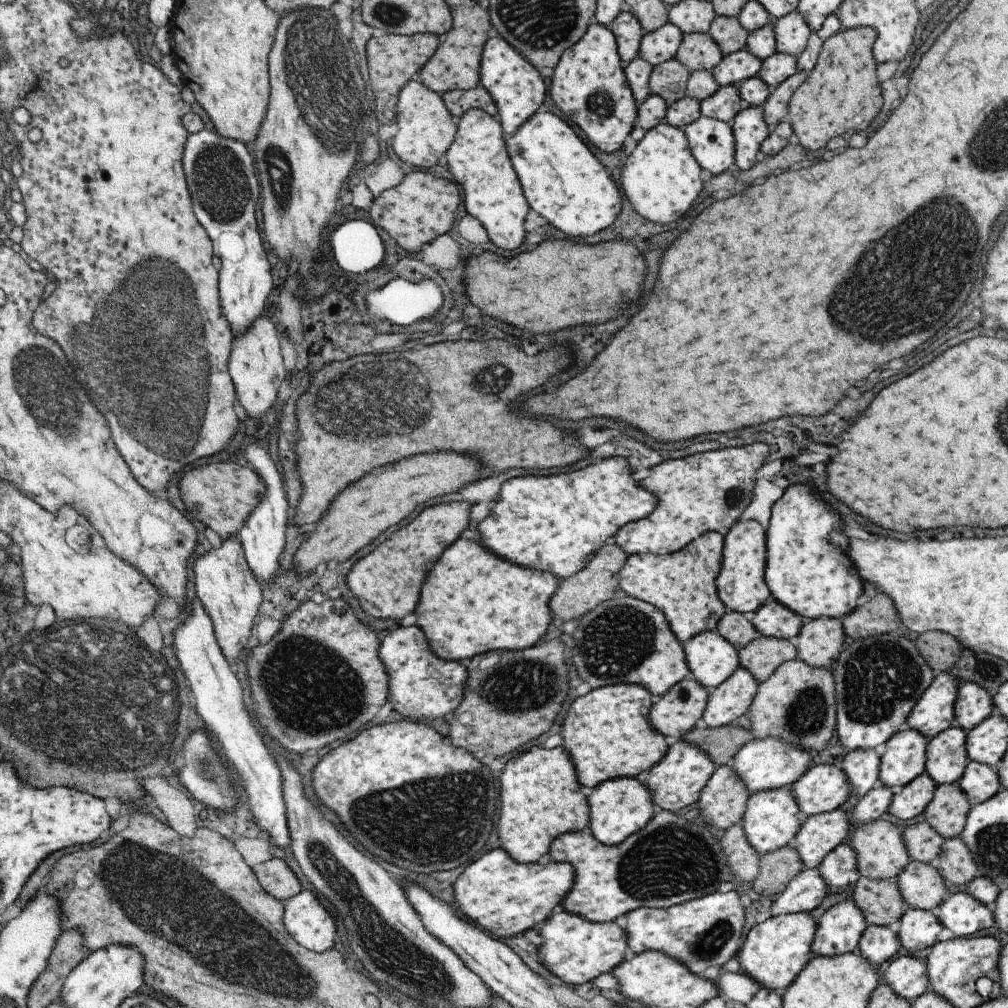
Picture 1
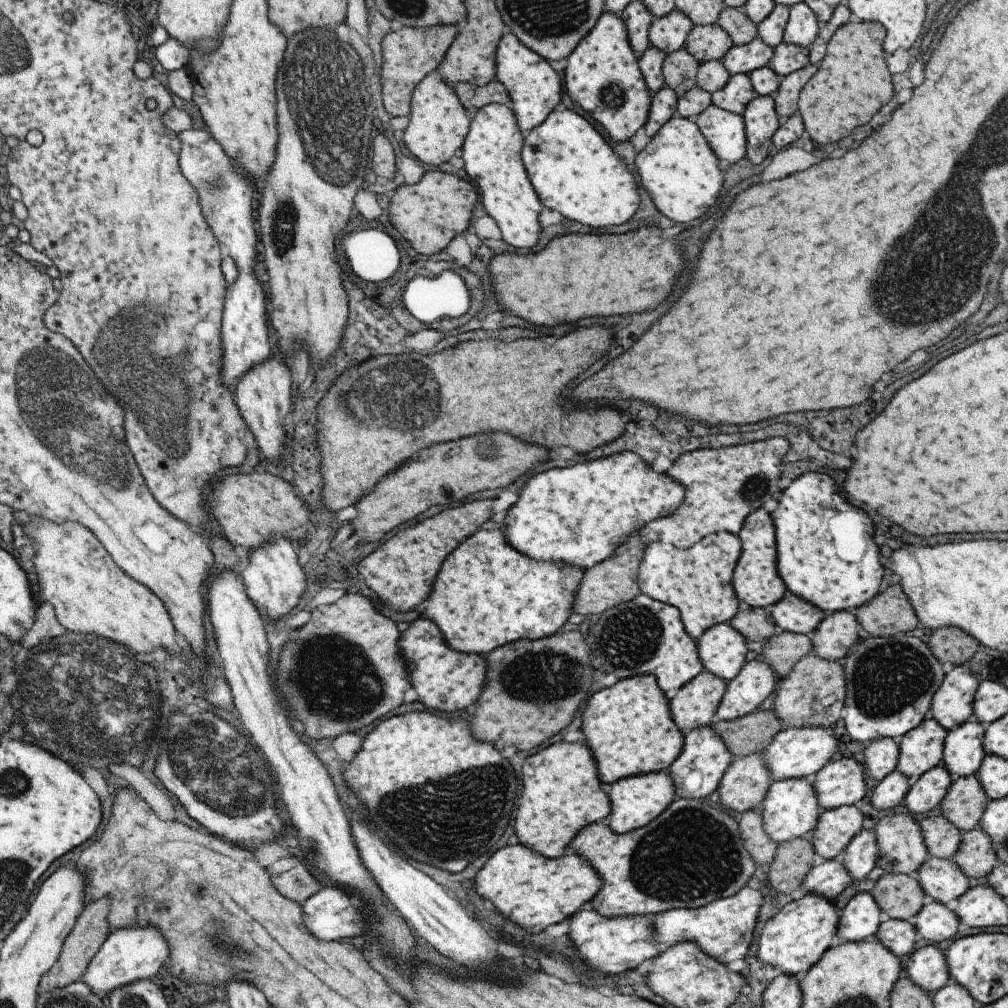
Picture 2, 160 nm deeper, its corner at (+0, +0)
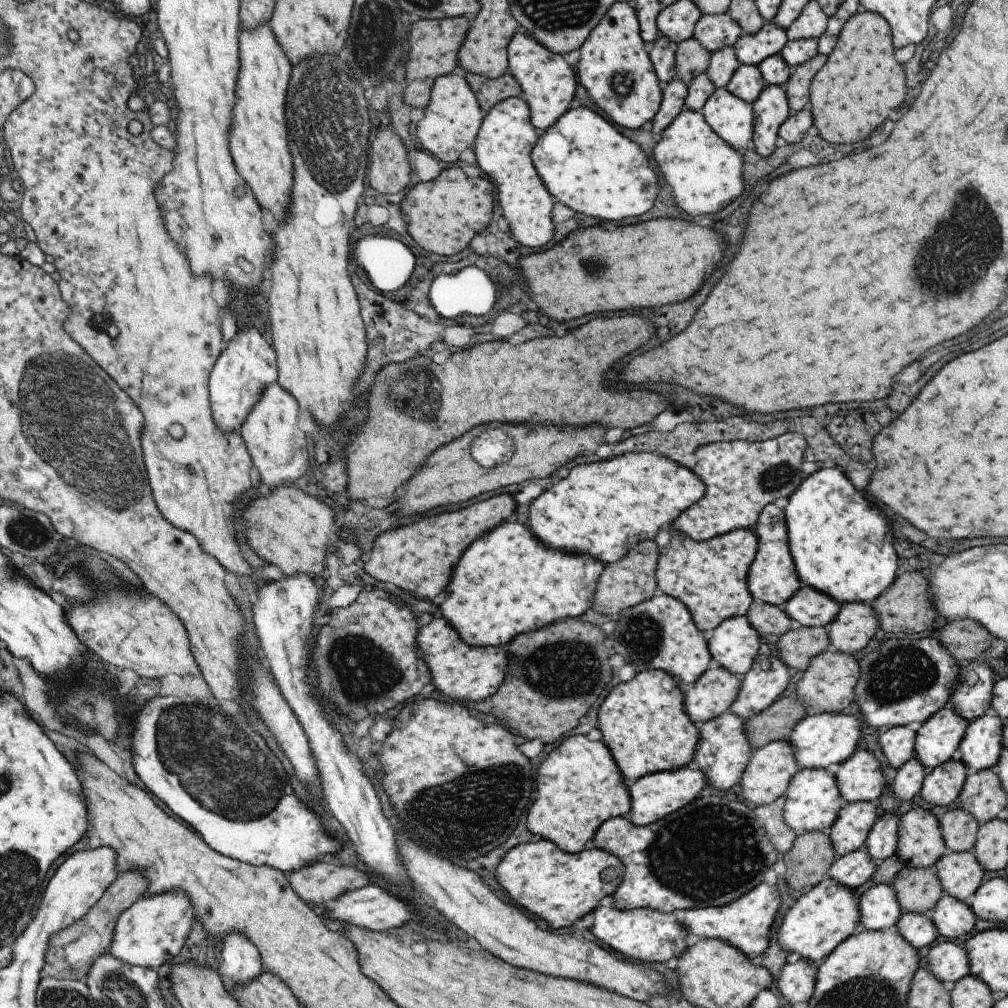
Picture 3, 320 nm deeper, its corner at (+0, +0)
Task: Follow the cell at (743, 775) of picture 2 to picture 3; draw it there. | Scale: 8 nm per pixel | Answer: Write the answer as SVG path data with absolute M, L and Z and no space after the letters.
M786 739L771 741L765 746L753 750L749 762L738 780L738 784L741 786L741 794L746 800L744 802L751 802L753 806L759 806L783 796L790 783L790 778L799 769L797 761L794 759L794 752Z

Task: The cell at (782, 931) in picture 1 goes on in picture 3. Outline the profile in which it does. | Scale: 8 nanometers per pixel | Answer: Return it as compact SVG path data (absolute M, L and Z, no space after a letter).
M825 876L805 894L802 894L787 910L777 930L780 947L789 953L795 952L811 963L821 962L849 935L860 929L858 896L854 890Z

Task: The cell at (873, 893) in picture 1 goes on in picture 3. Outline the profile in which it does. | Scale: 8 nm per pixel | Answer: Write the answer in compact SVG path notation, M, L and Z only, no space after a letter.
M904 866L892 879L891 886L898 905L907 913L928 914L941 898L942 886L933 866Z

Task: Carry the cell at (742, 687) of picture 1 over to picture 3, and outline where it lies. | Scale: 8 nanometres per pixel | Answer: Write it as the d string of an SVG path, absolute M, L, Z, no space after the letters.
M757 655L753 659L751 668L741 677L738 695L729 705L728 710L744 720L765 710L770 704L773 704L775 700L779 698L779 694L787 688L787 682L789 682L791 673L792 671L788 666L781 662L778 657L773 655L768 657Z

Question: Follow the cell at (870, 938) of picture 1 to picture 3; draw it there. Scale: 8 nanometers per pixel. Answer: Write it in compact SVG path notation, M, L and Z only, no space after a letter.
M902 912L893 929L914 949L929 946L939 939L929 914Z

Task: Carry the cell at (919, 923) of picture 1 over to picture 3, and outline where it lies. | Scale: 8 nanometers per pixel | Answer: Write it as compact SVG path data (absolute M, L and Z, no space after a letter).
M941 896L928 914L940 940L961 940L973 932L976 916L969 905L952 896Z

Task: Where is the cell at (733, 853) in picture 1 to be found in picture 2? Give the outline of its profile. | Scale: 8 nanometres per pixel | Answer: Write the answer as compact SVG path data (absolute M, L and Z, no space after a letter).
M760 806L741 813L739 830L742 843L750 857L757 864L767 864L774 860L777 843L766 835L762 827L762 816Z

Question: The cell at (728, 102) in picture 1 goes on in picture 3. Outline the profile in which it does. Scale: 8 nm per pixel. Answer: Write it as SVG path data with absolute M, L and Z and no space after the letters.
M740 64L724 87L737 98L752 103L765 86L758 65Z

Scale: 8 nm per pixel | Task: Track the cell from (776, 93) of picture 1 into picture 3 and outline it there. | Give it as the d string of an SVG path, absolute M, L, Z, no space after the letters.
M815 54L813 58L798 64L791 70L791 74L783 84L786 92L788 107L791 112L800 111L807 106L809 85L813 75L825 64L825 55Z

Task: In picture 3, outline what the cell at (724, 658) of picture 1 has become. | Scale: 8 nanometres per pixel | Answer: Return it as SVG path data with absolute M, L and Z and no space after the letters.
M737 615L720 622L711 632L711 638L707 641L708 651L713 660L716 660L719 666L726 668L727 671L732 672L736 677L741 677L751 668L753 659L757 656L757 648L759 648L759 641L761 641L758 632L749 624L746 615Z

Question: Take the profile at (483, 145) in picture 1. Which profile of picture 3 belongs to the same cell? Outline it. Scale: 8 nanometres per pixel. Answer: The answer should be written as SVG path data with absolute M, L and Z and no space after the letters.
M509 97L495 104L489 109L489 112L483 114L482 123L477 131L472 148L476 156L476 164L479 168L491 178L496 194L496 202L501 206L502 216L508 221L511 236L523 246L545 246L553 238L553 224L551 211L555 200L550 192L546 190L545 185L539 178L535 167L533 166L530 152L538 139L539 132L530 123L530 110L528 104L519 97Z

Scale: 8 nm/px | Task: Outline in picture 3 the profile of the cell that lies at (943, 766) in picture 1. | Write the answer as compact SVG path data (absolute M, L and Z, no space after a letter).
M990 710L969 722L955 754L968 771L982 771L995 766L1003 748L1002 722Z

